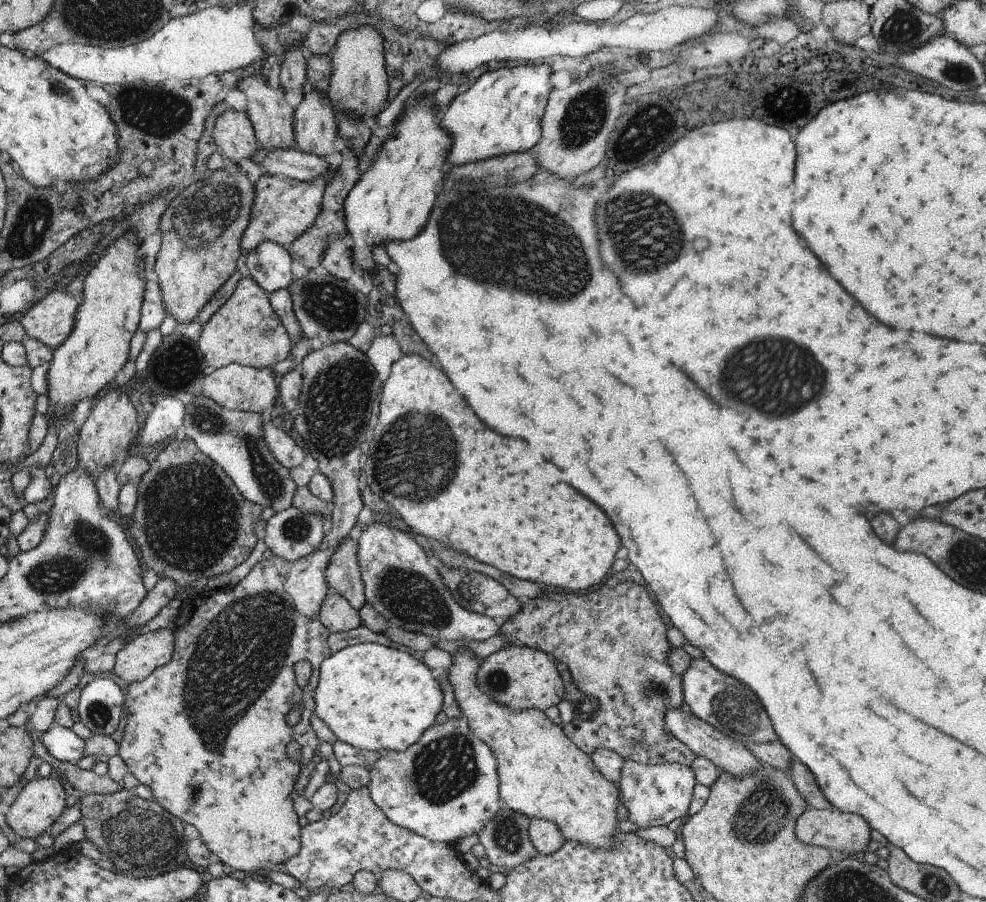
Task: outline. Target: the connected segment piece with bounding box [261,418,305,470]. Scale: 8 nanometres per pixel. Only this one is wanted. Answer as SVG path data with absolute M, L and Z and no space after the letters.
M269 418L263 420L261 424L261 436L265 440L265 446L269 448L271 456L281 464L285 466L287 470L303 464L305 456L301 452L301 448L293 442L293 438L289 438L281 428L279 424L271 422Z

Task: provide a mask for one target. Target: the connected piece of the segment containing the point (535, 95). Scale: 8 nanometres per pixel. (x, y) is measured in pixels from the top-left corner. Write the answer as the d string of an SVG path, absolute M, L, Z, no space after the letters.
M523 64L523 66L513 66L513 68L501 68L495 72L485 72L479 76L469 88L461 90L449 106L441 110L439 116L439 126L451 134L453 146L449 152L449 164L453 166L465 166L497 156L509 156L509 154L521 154L521 152L531 152L533 146L541 140L541 118L547 108L547 100L551 90L549 78L553 70L549 64Z

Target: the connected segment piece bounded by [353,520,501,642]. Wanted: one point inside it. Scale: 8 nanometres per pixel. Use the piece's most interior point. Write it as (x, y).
(400, 584)

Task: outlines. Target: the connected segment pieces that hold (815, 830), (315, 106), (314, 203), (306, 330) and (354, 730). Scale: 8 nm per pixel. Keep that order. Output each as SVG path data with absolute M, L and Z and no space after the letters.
M805 810L799 820L795 822L795 836L809 846L819 846L819 848L827 848L827 850L837 850L845 856L855 856L857 852L865 852L871 848L871 832L869 826L865 824L865 820L857 814L843 814L839 810Z
M311 88L303 94L293 110L293 136L295 146L307 154L331 154L341 150L337 136L337 110L325 94Z
M327 168L321 176L311 182L299 182L281 176L261 176L255 182L255 200L251 206L249 224L241 236L241 254L251 252L261 242L275 242L279 246L295 242L305 230L309 230L321 210L323 192L331 170Z
M309 270L305 276L291 282L287 290L291 292L295 318L301 324L299 332L311 342L319 340L325 346L337 342L349 342L357 334L359 324L367 320L365 296L357 292L349 282L343 282L331 274L317 276L315 272Z
M355 644L331 654L319 664L319 680L313 700L315 716L327 724L337 736L337 742L367 752L405 752L405 748L413 746L421 734L433 726L435 716L443 708L443 690L437 682L437 674L407 652L381 644Z

